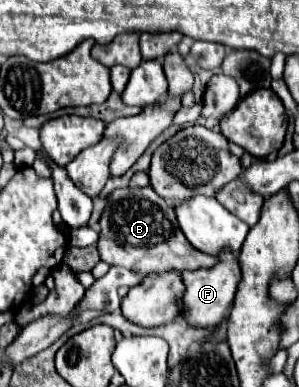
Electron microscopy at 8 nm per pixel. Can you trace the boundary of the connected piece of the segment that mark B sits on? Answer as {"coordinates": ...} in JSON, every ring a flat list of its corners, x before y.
{"coordinates":[[151,186,147,188,119,188,107,196,107,206,99,218,99,240,97,252,103,262,111,266,125,266,135,272,171,272,171,270,189,270,189,268,211,268,217,264,217,256,203,256,203,252,195,252,187,240,183,240,183,232,179,232,179,222,175,218,175,210,153,192]]}

